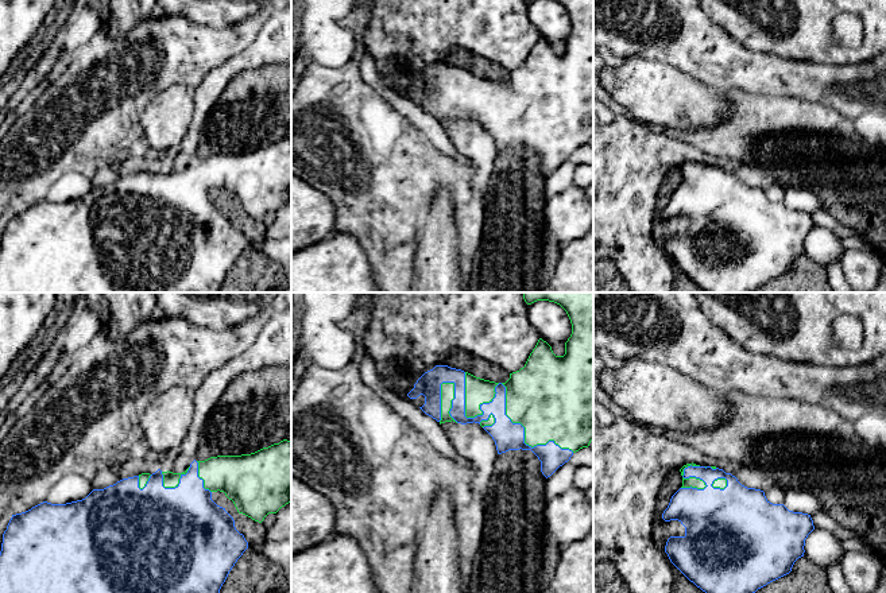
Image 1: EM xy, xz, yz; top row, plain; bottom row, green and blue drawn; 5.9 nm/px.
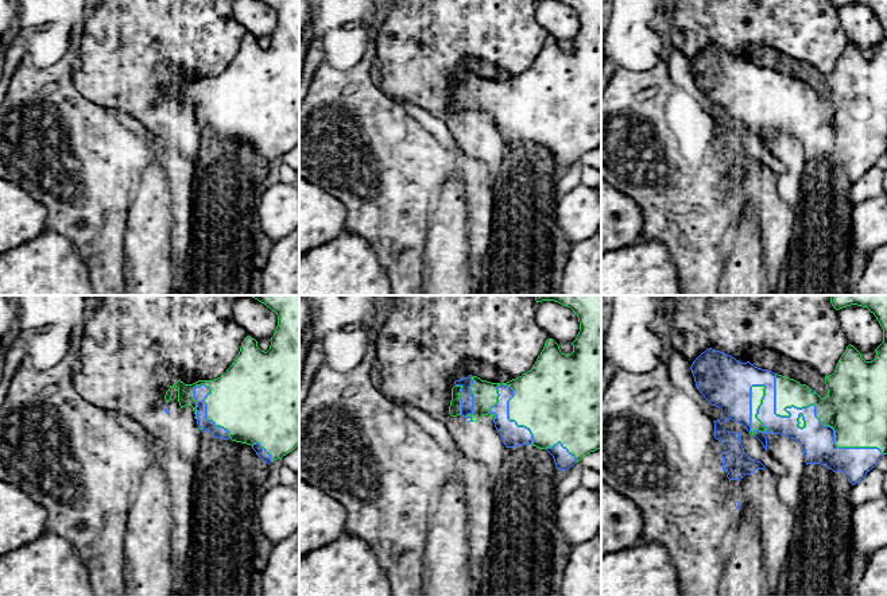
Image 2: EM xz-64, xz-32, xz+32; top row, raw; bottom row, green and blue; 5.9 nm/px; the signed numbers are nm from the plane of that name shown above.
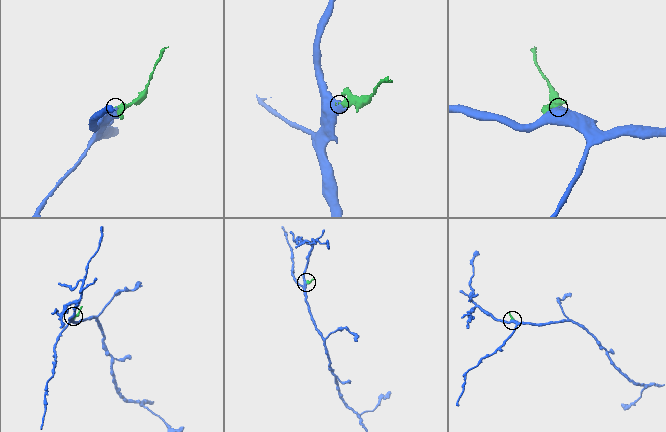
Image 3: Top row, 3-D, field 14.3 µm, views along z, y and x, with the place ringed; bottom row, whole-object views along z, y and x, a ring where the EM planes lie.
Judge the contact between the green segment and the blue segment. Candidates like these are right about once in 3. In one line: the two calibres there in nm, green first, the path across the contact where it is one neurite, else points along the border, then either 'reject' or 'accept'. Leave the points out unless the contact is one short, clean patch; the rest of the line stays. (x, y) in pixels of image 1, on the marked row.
460/160 nm | accept

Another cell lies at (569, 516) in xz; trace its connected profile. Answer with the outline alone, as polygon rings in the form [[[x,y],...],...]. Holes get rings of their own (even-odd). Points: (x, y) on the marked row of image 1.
[[[572,487],[546,501],[545,524],[550,540],[561,549],[587,536],[593,527],[593,507],[588,503],[585,491]]]

